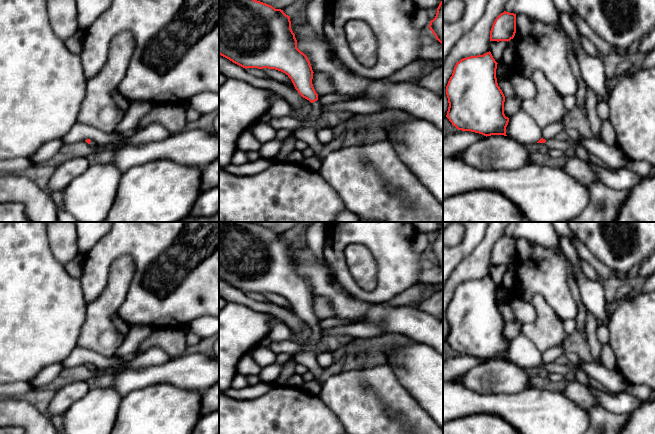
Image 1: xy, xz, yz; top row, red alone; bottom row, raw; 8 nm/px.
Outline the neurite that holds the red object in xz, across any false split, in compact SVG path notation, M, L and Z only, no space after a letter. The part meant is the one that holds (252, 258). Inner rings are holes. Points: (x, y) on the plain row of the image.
M219 222L219 278L245 293L275 293L291 303L298 317L311 326L310 337L300 343L303 349L292 355L291 359L307 367L308 373L314 375L314 381L321 383L324 368L317 359L317 341L322 338L322 331L312 308L314 296L307 280L297 272L290 240L253 222Z

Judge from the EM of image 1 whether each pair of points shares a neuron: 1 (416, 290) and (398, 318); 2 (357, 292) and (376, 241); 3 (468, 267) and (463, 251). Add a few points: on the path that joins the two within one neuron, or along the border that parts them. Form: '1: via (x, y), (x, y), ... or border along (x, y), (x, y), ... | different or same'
1: border along (381, 304), (404, 305) | different
2: via (374, 294), (384, 284), (384, 258) | same
3: border along (481, 240), (453, 270) | different

